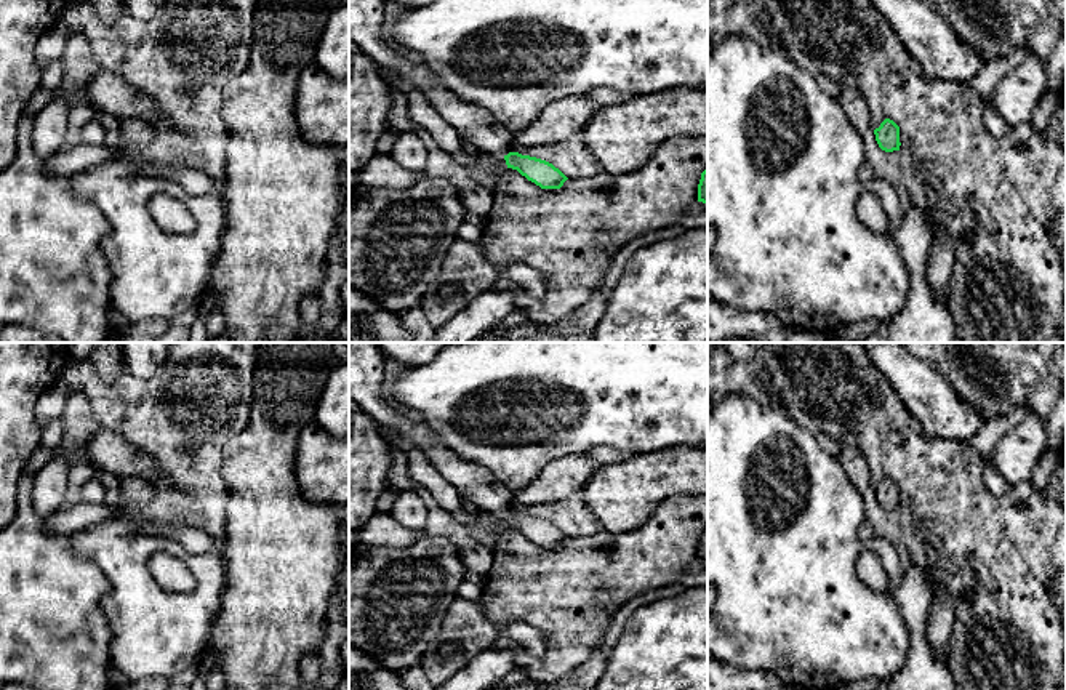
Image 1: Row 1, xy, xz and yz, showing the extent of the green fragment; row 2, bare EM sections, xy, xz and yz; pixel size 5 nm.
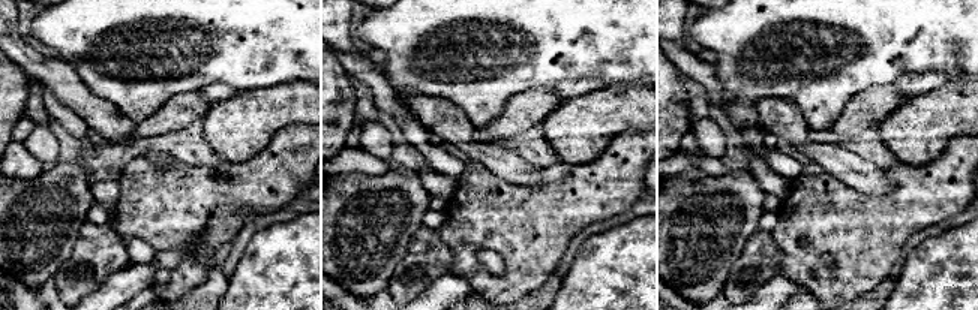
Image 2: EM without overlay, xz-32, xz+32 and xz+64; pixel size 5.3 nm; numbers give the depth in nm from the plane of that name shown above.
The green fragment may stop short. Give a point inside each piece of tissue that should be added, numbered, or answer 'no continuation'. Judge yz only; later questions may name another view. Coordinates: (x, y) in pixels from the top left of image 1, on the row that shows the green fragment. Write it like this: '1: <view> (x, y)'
no continuation

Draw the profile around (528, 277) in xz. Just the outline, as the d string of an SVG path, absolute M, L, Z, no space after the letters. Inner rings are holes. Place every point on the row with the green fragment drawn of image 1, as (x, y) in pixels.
M511 263L506 272L517 285L523 287L530 296L541 299L546 295L546 280L538 269L523 263Z

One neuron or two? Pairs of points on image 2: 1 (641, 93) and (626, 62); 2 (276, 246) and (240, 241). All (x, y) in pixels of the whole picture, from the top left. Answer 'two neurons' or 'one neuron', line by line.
1: two neurons
2: two neurons

